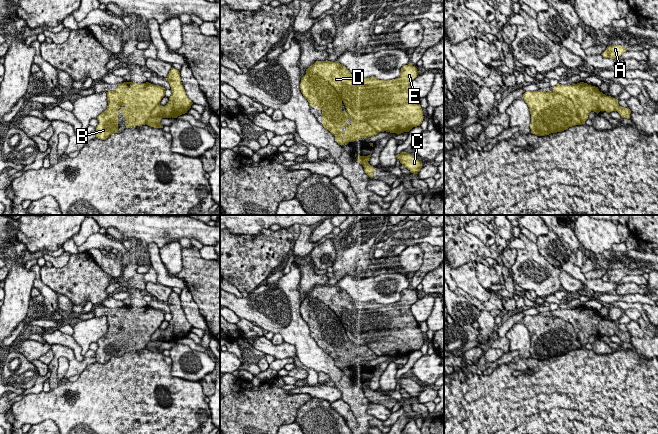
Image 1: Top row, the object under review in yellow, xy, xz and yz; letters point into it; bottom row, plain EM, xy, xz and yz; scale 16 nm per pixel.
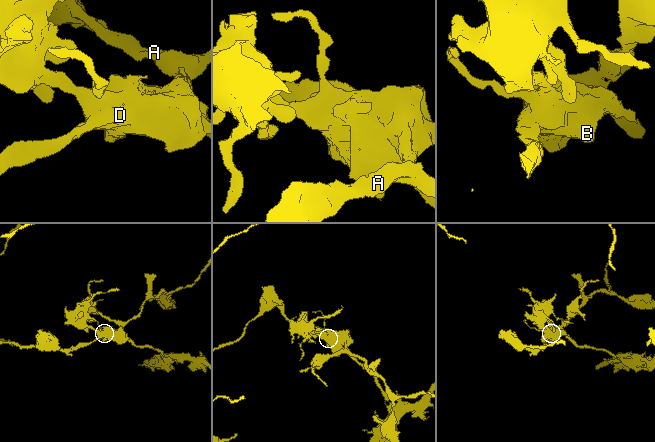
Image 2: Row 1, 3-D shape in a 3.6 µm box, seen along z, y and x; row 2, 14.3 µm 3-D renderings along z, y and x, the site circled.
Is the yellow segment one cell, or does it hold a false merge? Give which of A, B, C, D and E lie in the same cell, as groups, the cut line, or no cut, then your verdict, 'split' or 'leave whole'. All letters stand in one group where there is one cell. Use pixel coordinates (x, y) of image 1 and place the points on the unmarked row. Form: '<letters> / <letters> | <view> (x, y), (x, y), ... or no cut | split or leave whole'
A D E / B C | xz (375, 353), (366, 359), (367, 347), (357, 344), (350, 365) | split

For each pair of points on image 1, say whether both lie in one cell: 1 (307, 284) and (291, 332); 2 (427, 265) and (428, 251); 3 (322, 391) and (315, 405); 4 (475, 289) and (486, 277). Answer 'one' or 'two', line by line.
1: two
2: one
3: two
4: two

